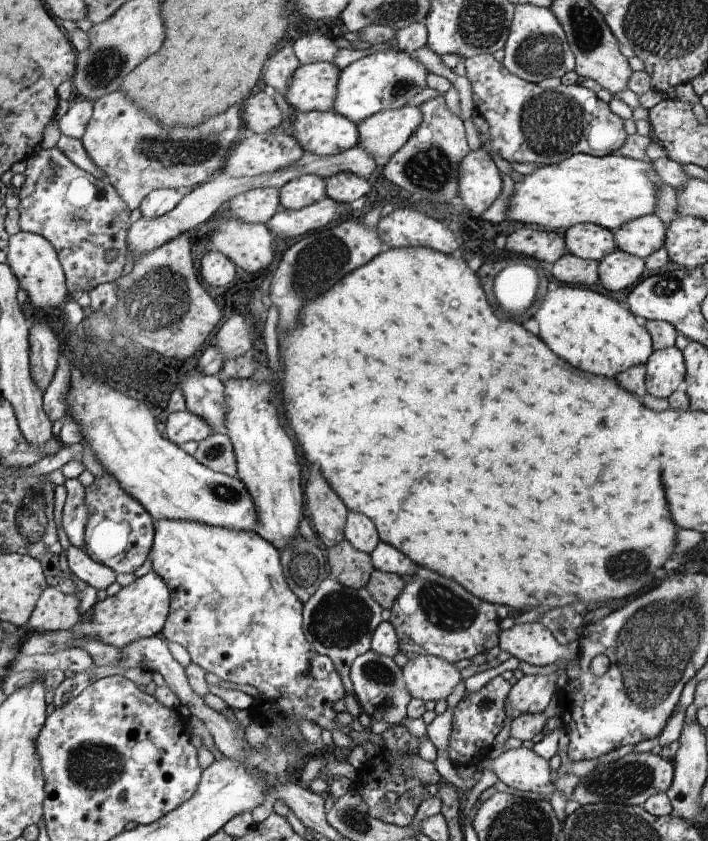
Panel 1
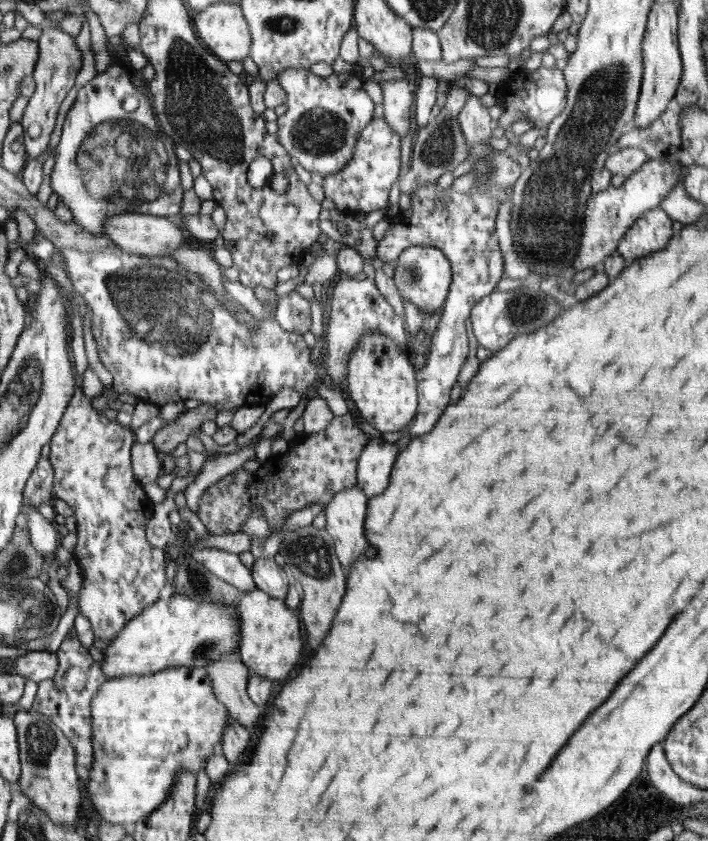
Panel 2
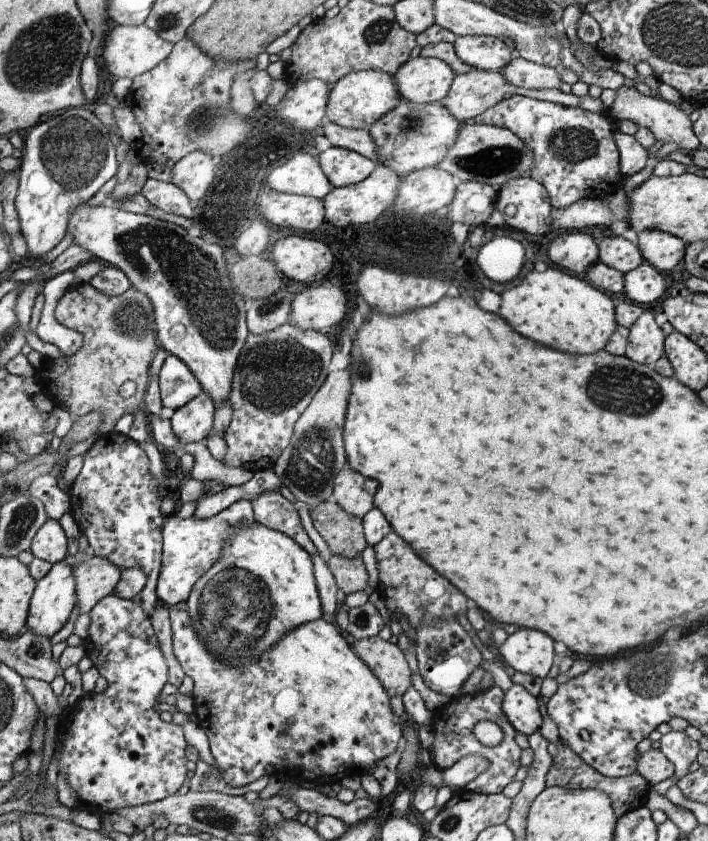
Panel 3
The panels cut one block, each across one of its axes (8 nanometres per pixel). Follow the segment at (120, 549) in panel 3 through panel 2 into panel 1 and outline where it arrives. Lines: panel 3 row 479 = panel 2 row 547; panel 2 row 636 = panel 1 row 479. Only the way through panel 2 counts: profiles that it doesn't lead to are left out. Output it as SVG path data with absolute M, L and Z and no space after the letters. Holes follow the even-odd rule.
M104 472L100 479L96 479L86 487L88 499L89 522L85 528L85 550L99 563L110 567L117 574L136 572L148 558L152 546L152 538L155 537L152 528L150 513L132 495L120 486L120 483L110 474Z

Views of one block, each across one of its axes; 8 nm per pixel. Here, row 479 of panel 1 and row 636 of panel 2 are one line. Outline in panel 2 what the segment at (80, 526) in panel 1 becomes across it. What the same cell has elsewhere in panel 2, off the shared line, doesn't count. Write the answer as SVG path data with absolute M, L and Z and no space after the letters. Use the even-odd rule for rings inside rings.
M76 628L69 630L67 636L58 648L57 658L60 660L60 668L56 676L38 688L33 708L46 715L66 735L70 744L77 750L77 766L83 779L90 781L90 770L93 768L95 755L92 730L92 702L100 686L106 682L105 671L96 664L88 650L80 644Z

